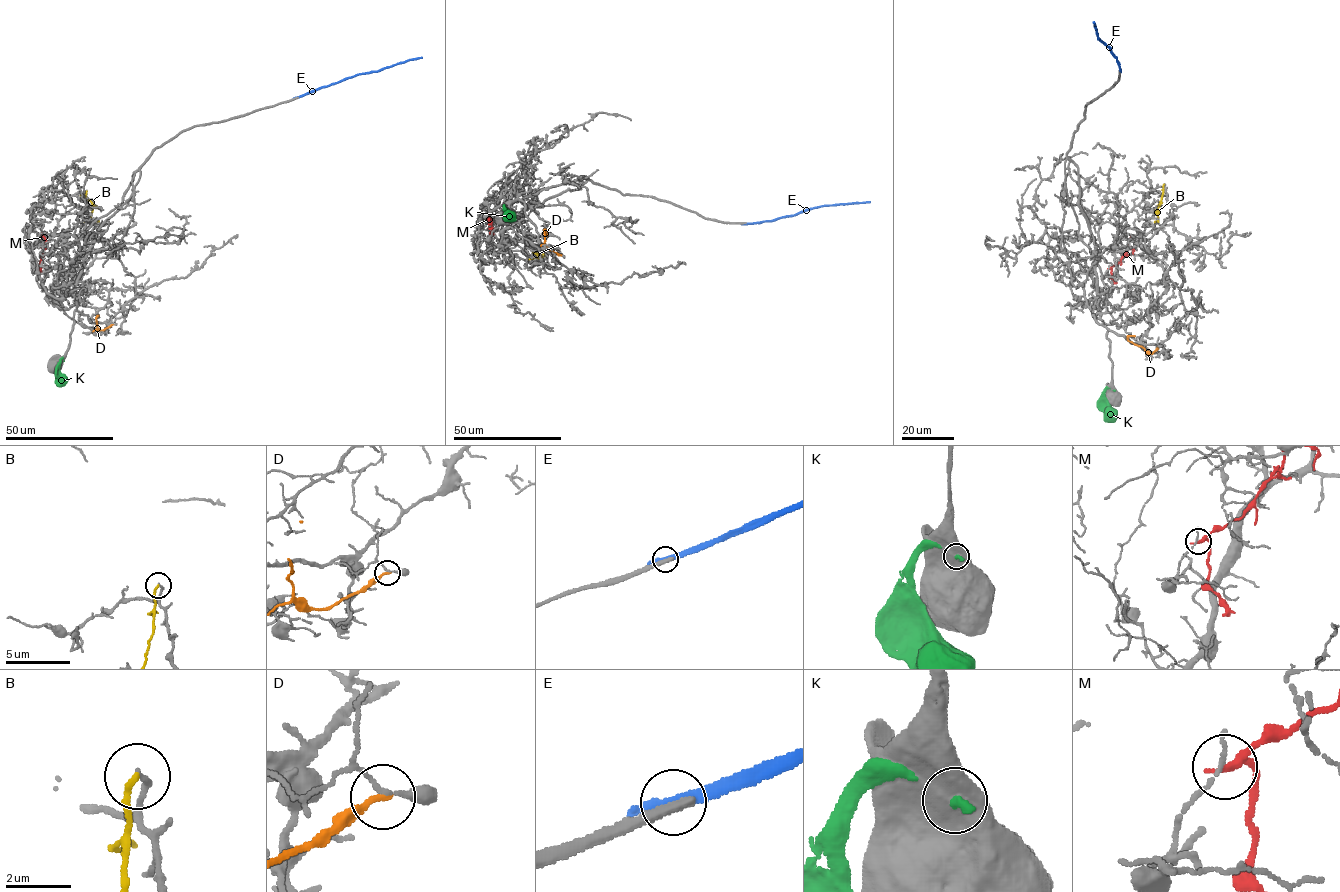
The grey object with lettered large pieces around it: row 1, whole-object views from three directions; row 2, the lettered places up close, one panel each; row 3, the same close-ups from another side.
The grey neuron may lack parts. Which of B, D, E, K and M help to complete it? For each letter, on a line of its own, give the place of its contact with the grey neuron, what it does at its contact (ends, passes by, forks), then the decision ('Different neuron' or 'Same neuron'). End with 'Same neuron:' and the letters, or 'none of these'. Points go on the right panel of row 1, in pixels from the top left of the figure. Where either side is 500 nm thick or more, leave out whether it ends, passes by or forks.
B: Touches grey at (1164, 184). It ends there. Different neuron
D: Touches grey at (1158, 346). It ends there. Different neuron
E: Touches grey at (1120, 71). It passes by. Different neuron
K: Touches grey at (1113, 390). Different neuron
M: Touches grey at (1109, 268). It passes by. Different neuron
Same neuron: none of these

